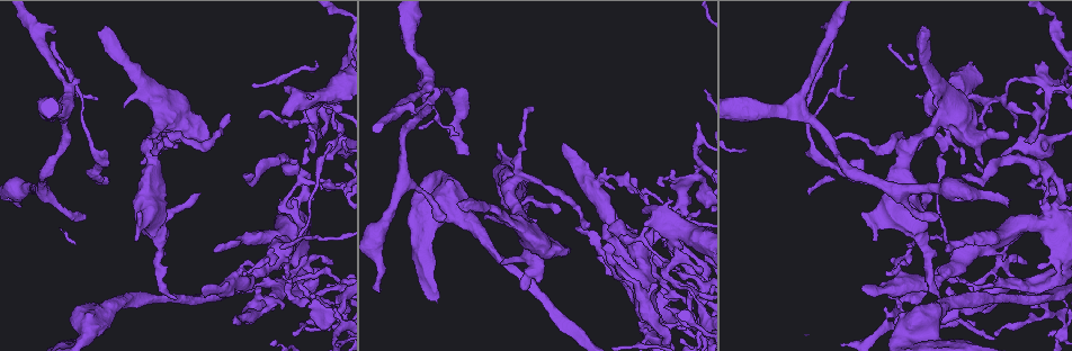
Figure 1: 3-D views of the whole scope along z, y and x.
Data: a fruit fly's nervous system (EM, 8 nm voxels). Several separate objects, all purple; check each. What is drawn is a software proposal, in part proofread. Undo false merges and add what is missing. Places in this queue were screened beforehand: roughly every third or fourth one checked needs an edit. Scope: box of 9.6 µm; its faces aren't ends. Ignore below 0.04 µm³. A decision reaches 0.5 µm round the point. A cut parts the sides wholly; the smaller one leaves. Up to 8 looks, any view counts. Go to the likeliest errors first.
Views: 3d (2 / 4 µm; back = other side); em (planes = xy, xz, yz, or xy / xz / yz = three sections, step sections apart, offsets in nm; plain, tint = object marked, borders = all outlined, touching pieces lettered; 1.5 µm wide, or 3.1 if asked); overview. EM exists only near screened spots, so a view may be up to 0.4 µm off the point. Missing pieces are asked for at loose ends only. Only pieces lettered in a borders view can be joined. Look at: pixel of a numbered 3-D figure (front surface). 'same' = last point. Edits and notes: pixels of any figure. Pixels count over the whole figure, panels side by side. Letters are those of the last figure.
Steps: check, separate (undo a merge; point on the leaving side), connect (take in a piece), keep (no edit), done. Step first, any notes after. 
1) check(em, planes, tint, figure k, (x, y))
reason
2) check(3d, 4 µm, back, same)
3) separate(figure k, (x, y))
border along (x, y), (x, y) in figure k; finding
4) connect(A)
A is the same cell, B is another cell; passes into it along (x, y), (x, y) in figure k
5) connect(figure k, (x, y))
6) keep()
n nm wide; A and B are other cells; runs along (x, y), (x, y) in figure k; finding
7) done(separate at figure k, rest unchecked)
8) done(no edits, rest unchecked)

check(3d, 2 µm, figure 1, (107, 180))

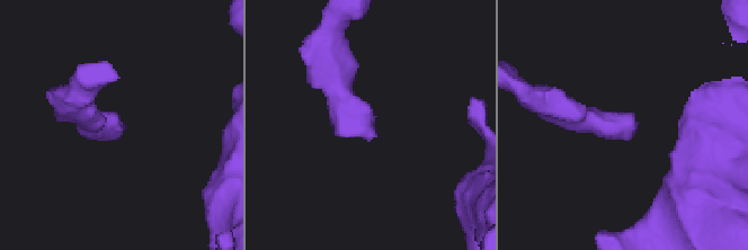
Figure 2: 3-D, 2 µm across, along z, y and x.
check(em, xz, step 4, borders, figure 2, (636, 125))

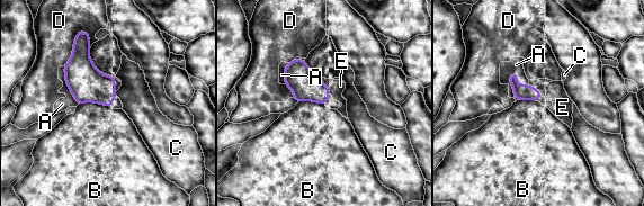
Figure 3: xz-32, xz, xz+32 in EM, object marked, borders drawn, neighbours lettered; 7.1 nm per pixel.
connect(E)
E is the same cell, A, B, C and D are other cells; passes into it along (298, 78), (329, 90), (337, 88) in figure 3; it goes on there

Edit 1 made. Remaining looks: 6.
check(3d, 4 µm, figure 1, (895, 313))

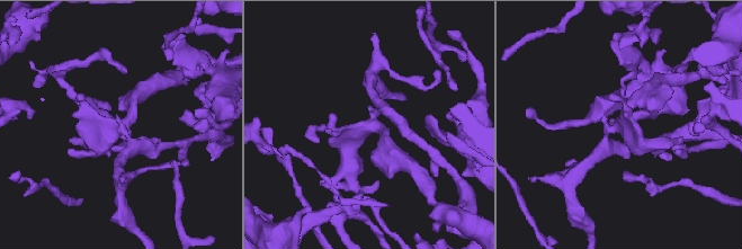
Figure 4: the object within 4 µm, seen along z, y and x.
check(em, xz, step 8, tint, figure 4, (617, 126))

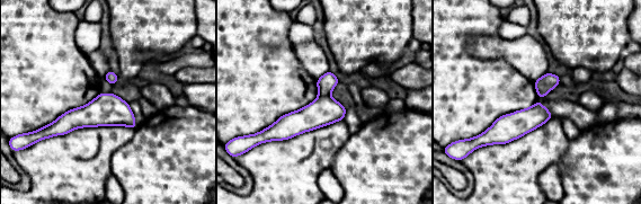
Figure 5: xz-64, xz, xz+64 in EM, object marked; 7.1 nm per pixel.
check(em, planes, borders, same)
another direction

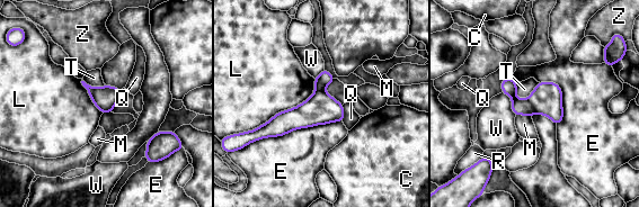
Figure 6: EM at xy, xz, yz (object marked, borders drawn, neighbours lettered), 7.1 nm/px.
separate(figure 6, (508, 86))
170 nm wide; C, E, L, M, Q, R, T, W and Z are other cells; border along (526, 99), (535, 113) in figure 6; two neurons meet here

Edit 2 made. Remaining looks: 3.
done(connect at figure 3, separate at figure 6, rest unchecked)

